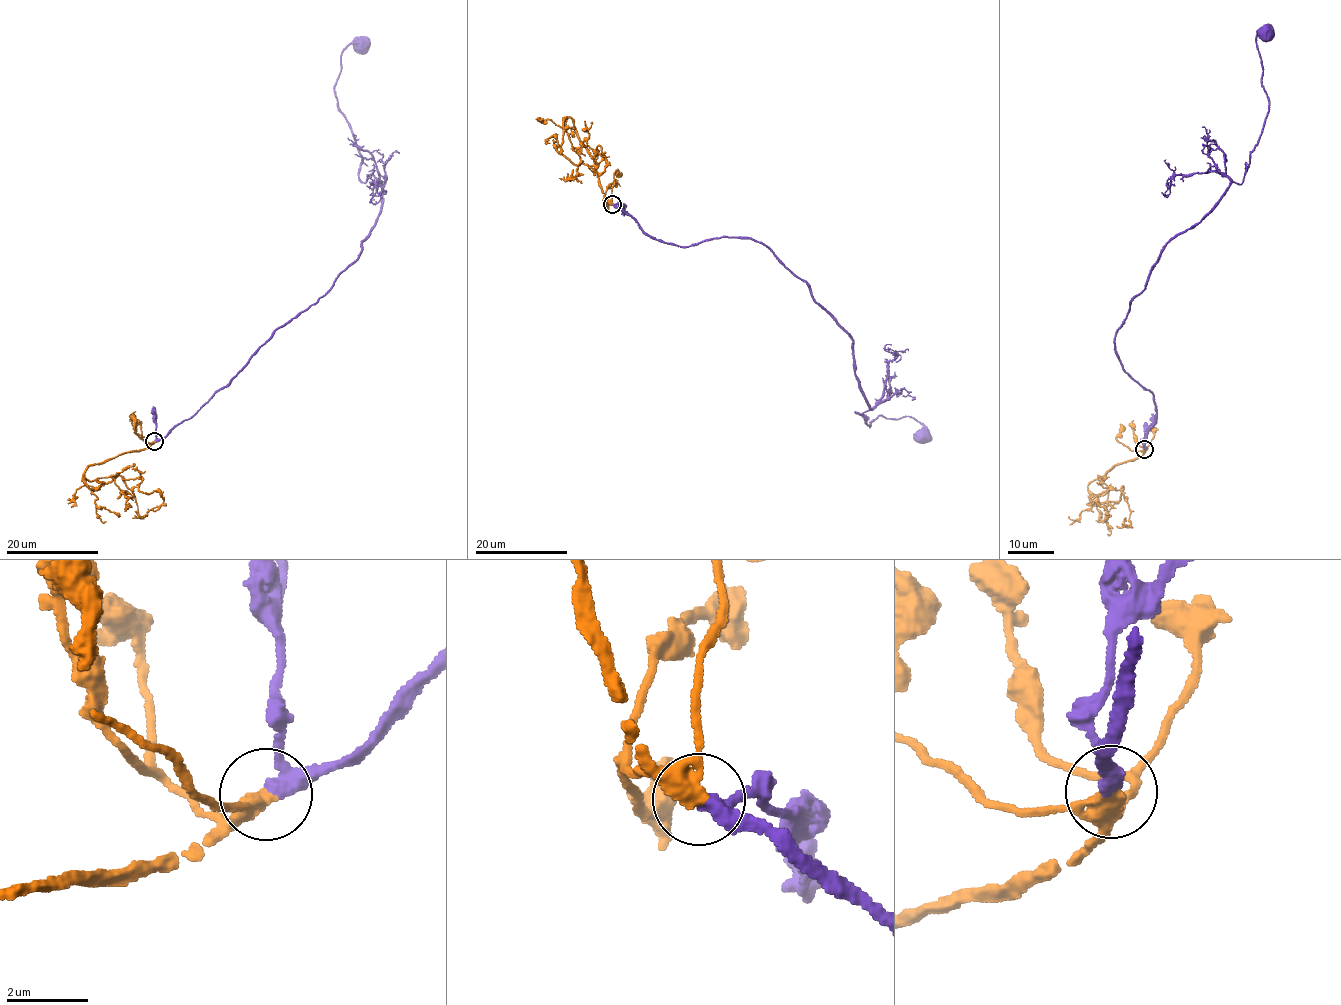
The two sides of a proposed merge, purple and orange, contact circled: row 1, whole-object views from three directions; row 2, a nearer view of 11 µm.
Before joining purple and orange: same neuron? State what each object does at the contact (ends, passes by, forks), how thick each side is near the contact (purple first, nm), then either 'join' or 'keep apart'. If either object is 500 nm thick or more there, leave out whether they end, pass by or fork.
purple passes by; orange passes by; calibres 320 and 360 nm; join

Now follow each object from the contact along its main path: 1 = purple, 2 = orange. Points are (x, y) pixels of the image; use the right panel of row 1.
1: (1144, 449), (1153, 394), (1131, 379), (1114, 343), (1168, 242), (1243, 181), (1268, 109), (1255, 39), (1266, 34)
2: (1144, 449), (1088, 486), (1095, 494), (1109, 490), (1103, 478), (1109, 489), (1087, 503), (1098, 503), (1106, 520)

